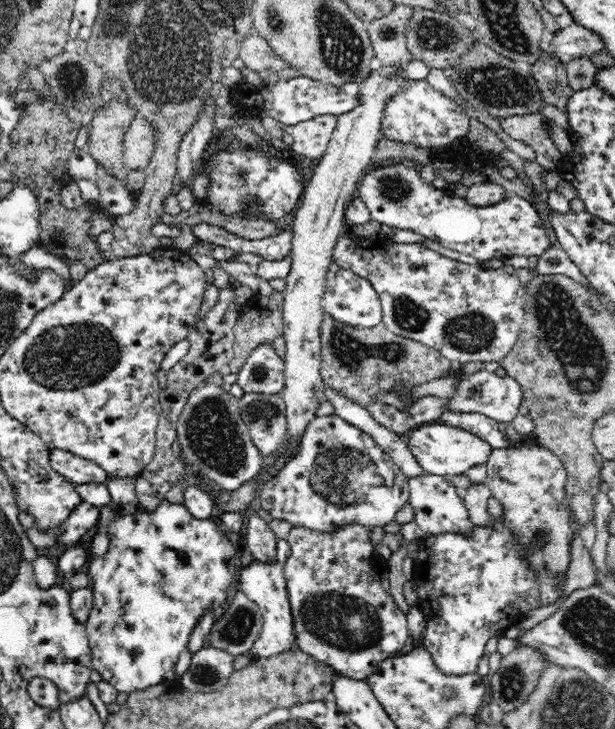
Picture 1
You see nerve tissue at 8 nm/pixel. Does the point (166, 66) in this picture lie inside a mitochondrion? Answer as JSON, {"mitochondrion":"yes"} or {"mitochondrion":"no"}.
{"mitochondrion":"yes"}

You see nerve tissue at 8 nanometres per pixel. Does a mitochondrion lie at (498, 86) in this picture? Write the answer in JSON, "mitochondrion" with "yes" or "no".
{"mitochondrion":"yes"}

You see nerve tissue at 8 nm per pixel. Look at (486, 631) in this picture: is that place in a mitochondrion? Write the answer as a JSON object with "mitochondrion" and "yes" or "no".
{"mitochondrion":"no"}

